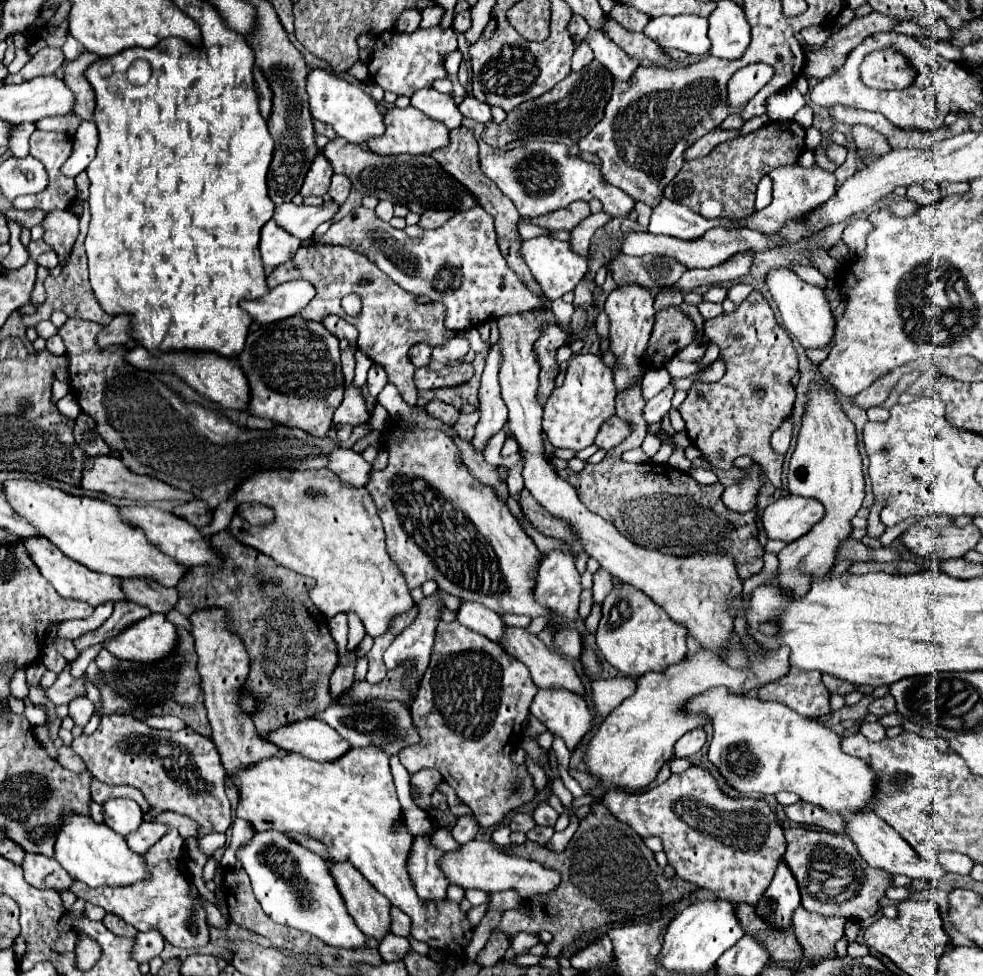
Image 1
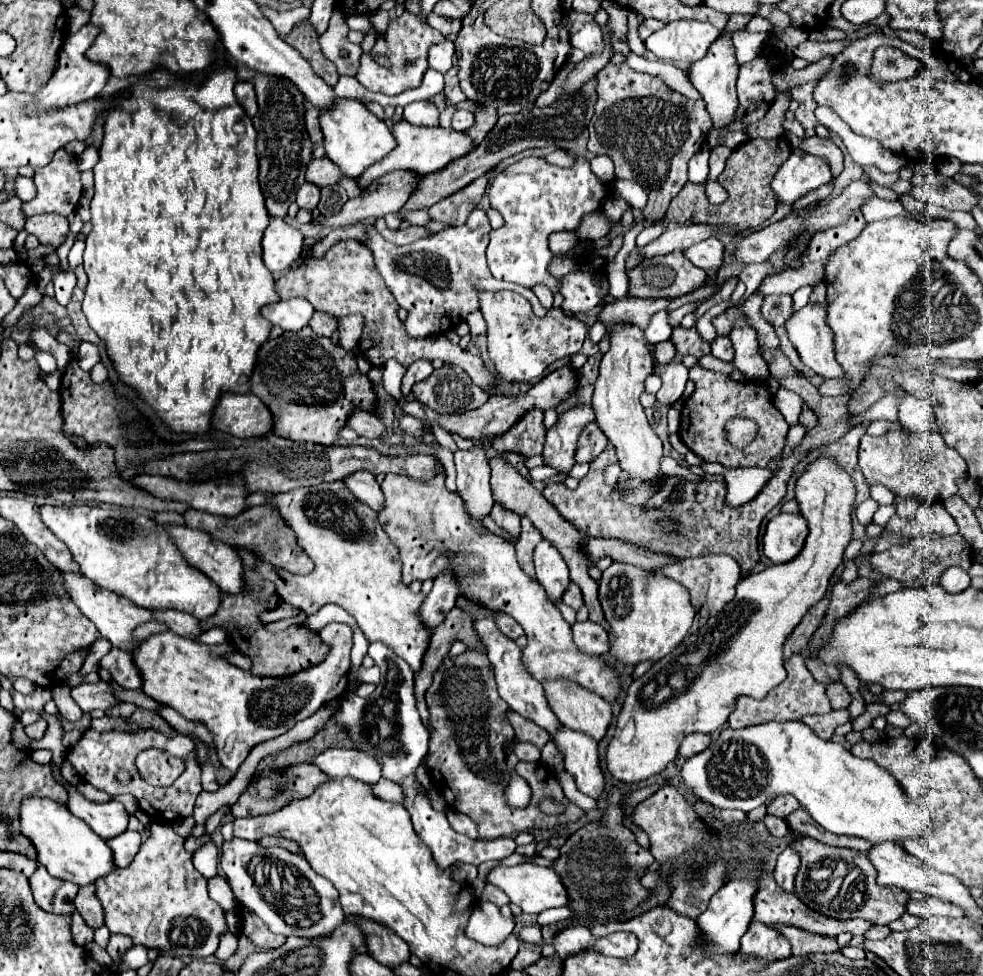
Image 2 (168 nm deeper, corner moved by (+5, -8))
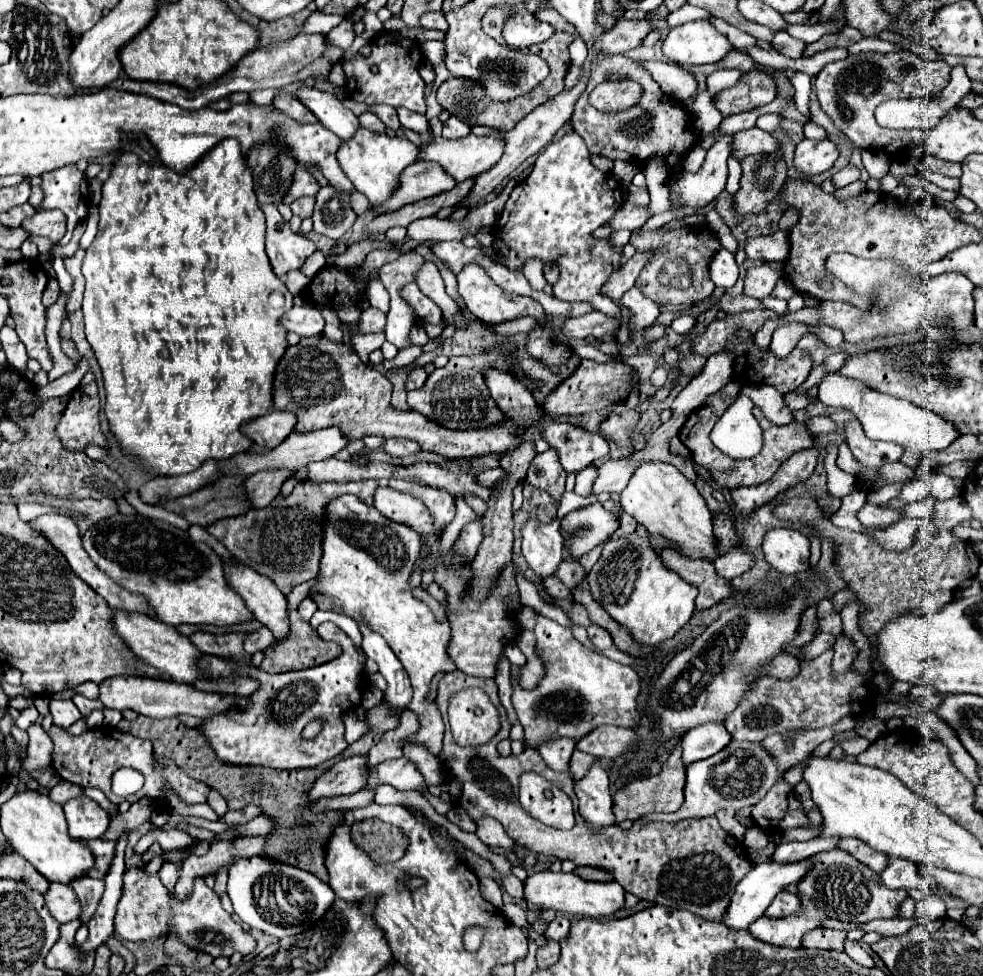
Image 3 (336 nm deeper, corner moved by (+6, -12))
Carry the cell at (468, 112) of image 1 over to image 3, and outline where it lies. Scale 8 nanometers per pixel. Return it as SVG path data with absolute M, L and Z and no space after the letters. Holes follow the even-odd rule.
M450 116L450 120L444 122L444 130L442 130L444 138L462 138L468 134L470 134L470 126L458 116Z

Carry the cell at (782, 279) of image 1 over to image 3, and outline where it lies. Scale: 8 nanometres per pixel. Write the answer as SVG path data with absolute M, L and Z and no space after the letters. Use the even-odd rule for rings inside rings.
M828 372L822 378L822 382L818 384L818 400L826 406L846 408L846 410L854 412L854 416L860 420L868 438L896 442L918 454L944 450L950 446L952 440L956 440L956 428L952 428L952 424L948 424L934 412L930 412L918 404L912 404L908 400L900 400L896 396L872 390L864 382L842 376L840 372Z

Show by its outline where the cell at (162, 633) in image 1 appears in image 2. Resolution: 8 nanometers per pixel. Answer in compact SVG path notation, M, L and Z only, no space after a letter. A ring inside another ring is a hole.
M327 624L319 631L321 640L331 646L327 658L317 666L285 678L259 676L229 664L227 654L235 652L231 642L211 648L177 636L171 630L151 634L149 640L133 652L133 658L143 676L143 692L153 700L171 706L187 720L207 726L213 734L215 752L221 764L227 770L237 772L257 744L277 738L321 706L341 700L347 694L351 634L347 624Z

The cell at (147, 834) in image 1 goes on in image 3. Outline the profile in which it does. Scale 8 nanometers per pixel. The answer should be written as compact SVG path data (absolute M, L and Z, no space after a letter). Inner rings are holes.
M96 838L96 840L90 840L88 842L88 848L96 856L96 864L94 864L92 872L88 872L88 876L98 878L98 880L104 880L106 874L108 874L108 870L110 870L110 864L112 864L112 860L116 856L116 840Z

